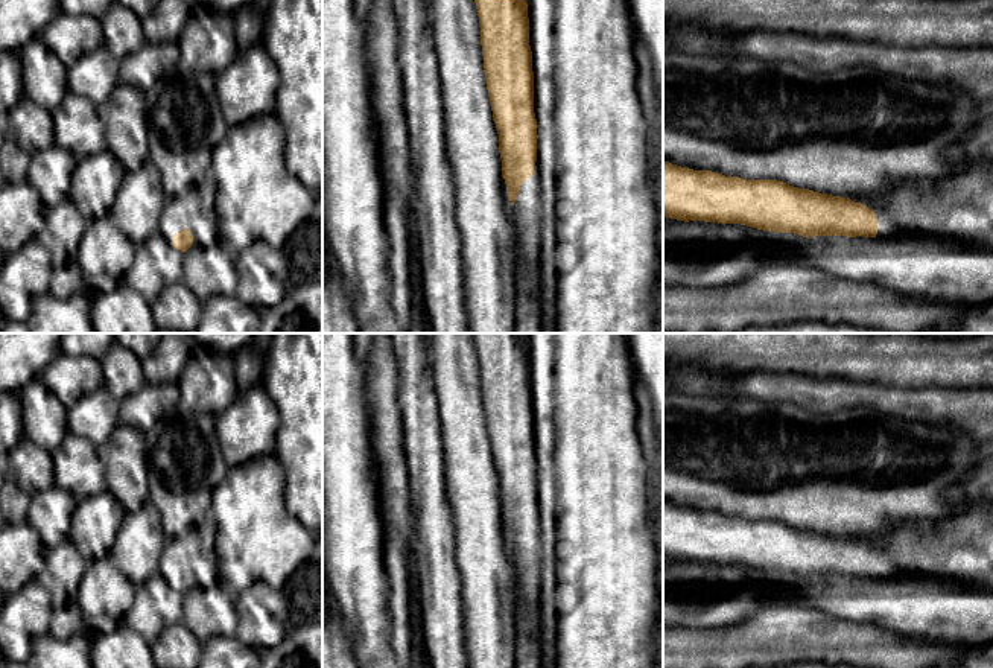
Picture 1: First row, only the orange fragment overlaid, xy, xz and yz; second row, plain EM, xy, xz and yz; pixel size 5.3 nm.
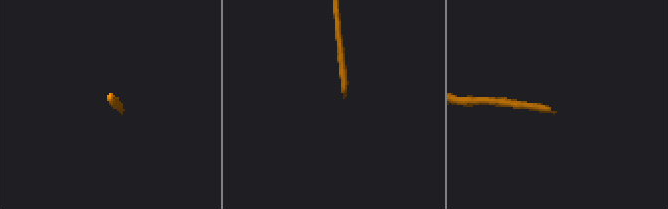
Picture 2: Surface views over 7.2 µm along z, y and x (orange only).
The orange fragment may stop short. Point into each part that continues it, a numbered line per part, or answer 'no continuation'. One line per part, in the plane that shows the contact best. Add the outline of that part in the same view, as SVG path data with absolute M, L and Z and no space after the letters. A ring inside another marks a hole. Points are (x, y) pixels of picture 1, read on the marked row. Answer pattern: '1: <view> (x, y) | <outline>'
1: xz (526, 216) | M537 161L534 164L534 175L520 186L516 202L512 204L509 201L503 178L502 196L516 234L516 251L531 269L532 300L540 309L544 332L552 333L554 297L544 292L540 274L540 248L544 227L544 213L541 210L541 204L546 196L540 192L540 175Z

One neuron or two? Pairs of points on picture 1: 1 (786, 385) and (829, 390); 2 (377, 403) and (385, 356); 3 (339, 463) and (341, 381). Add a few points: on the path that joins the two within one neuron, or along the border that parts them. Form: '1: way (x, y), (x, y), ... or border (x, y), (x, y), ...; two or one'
1: way (797, 388), (818, 390); one
2: way (382, 391), (382, 368); one
3: way (339, 443), (339, 400); one

